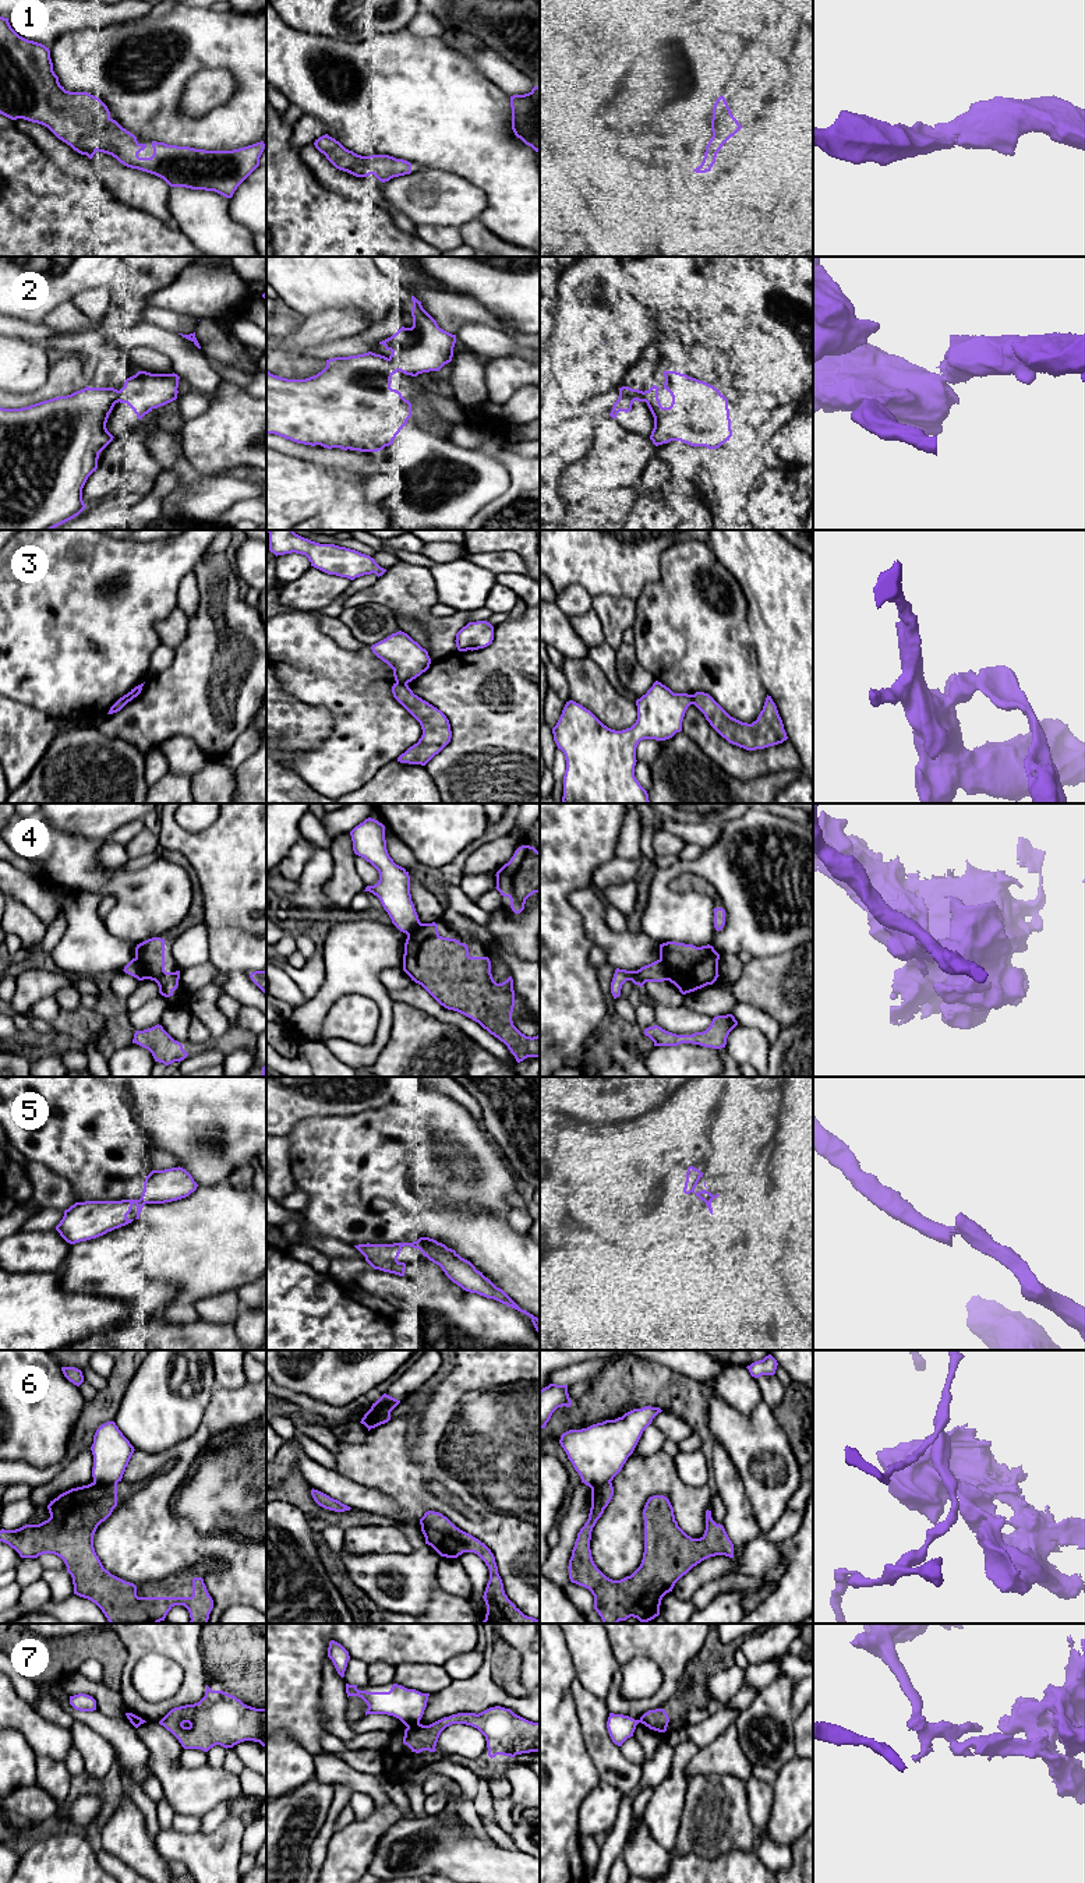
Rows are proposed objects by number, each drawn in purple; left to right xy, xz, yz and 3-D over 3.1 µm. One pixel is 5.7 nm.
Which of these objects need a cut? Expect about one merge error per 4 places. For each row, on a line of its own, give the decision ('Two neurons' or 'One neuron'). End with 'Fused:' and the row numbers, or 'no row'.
1: One neuron
2: One neuron
3: Two neurons
4: Two neurons
5: One neuron
6: Two neurons
7: Two neurons
Fused: 3, 4, 6, 7

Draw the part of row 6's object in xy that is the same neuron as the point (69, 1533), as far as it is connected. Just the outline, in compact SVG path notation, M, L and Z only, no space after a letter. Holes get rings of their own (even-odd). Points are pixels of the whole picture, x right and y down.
M117 1483L71 1488L47 1505L50 1518L39 1525L25 1525L15 1530L0 1530L0 1541L14 1548L21 1558L38 1558L43 1554L60 1557L73 1578L74 1594L95 1603L110 1624L159 1624L174 1605L184 1605L190 1624L208 1624L213 1608L202 1578L192 1579L191 1597L138 1597L137 1586L106 1571L95 1552L93 1534L117 1506Z

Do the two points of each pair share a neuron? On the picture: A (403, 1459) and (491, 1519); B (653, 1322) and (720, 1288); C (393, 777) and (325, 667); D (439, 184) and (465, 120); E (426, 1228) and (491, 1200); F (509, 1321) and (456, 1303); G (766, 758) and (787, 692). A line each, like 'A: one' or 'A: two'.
A: one
B: two
C: two
D: two
E: two
F: one
G: two

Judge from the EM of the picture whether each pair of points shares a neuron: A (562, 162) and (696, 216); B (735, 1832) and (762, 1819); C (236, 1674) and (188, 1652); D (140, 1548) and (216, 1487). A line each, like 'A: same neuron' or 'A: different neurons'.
A: different neurons
B: different neurons
C: different neurons
D: different neurons

